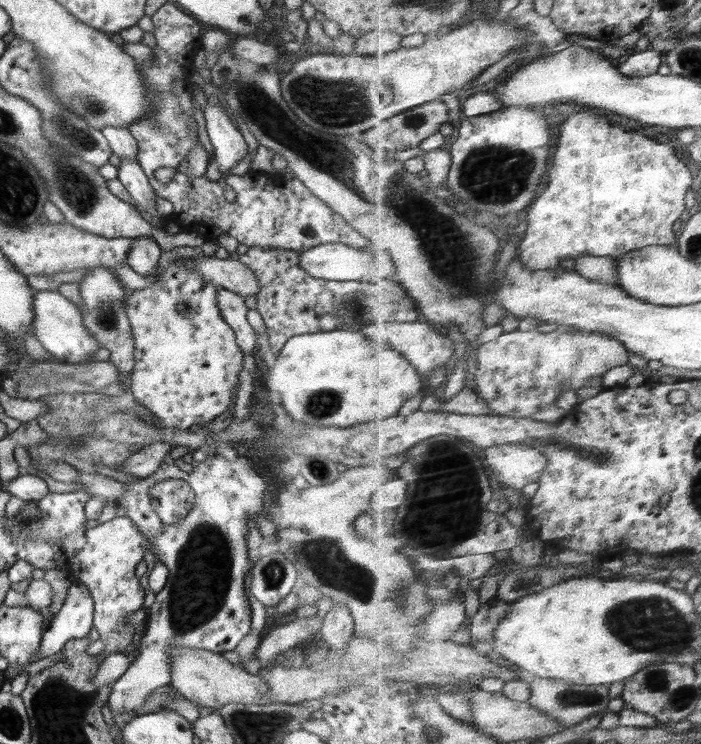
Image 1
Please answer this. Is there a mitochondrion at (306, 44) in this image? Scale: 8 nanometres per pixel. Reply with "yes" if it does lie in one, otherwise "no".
no

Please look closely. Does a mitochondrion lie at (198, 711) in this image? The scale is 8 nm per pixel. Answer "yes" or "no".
no

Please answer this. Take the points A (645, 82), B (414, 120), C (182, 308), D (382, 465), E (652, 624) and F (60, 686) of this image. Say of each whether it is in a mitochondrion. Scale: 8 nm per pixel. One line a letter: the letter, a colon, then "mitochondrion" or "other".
A: other
B: mitochondrion
C: mitochondrion
D: other
E: mitochondrion
F: mitochondrion

